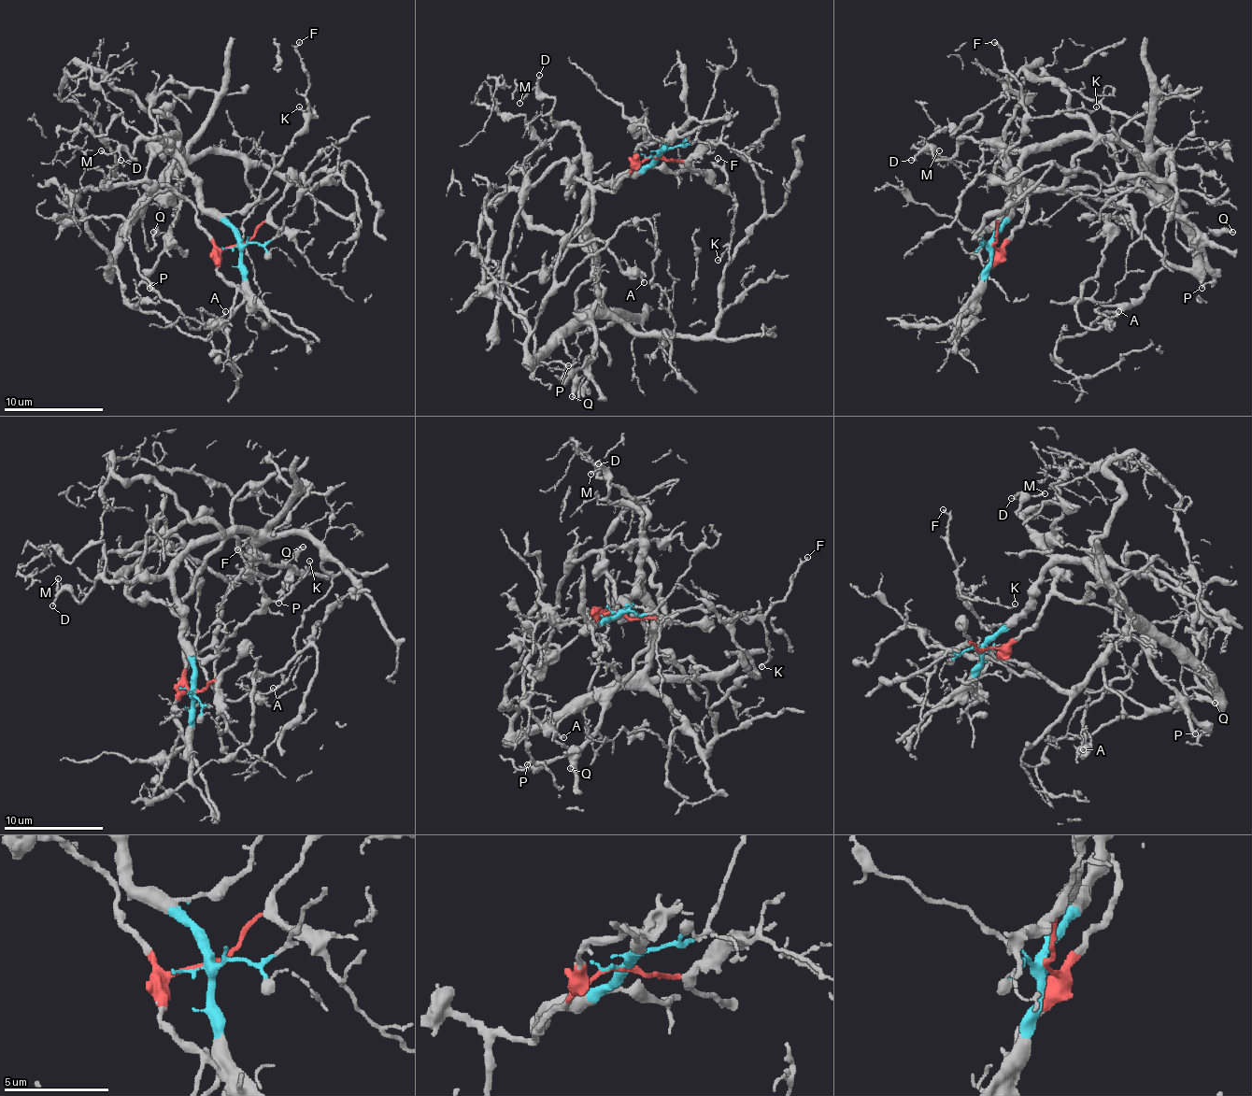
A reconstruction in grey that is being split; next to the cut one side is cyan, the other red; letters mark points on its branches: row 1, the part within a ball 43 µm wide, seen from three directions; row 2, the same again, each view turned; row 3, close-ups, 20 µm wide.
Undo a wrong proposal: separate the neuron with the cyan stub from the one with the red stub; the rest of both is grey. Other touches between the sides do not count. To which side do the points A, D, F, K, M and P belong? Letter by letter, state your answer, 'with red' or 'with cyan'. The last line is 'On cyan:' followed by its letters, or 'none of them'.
A: with red
D: with cyan
F: with cyan
K: with cyan
M: with cyan
P: with red
On cyan: D, F, K, M

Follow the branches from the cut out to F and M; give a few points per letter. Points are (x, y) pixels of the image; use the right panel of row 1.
F: (992, 246), (992, 231), (1005, 219), (1007, 149), (1025, 124), (1020, 82), (1005, 65), (1000, 48), (995, 43)
M: (992, 246), (992, 236), (1015, 204), (1020, 152), (971, 139), (960, 139), (948, 160), (926, 152), (938, 149)

